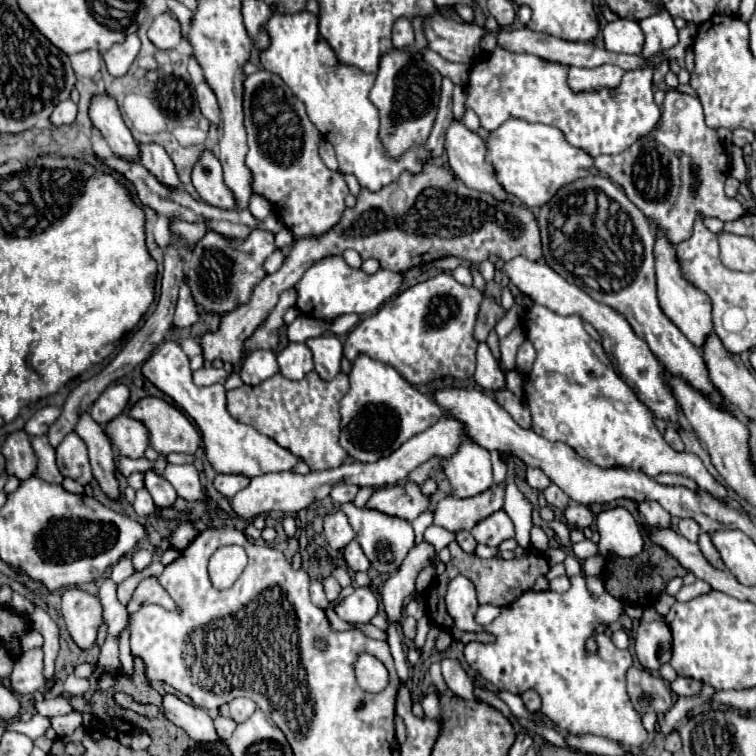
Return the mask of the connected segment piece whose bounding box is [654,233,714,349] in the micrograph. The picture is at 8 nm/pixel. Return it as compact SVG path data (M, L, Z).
M656 235L656 247L654 247L654 255L656 255L656 281L658 281L658 301L660 307L664 311L664 315L686 335L686 339L690 343L694 343L698 349L704 347L708 335L714 331L712 327L712 307L710 307L710 299L708 295L704 295L700 289L692 287L680 271L680 263L676 259L676 251L674 247L664 239L664 235Z

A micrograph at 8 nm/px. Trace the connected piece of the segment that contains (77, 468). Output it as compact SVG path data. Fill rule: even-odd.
M76 433L66 435L64 441L56 447L56 463L64 477L70 477L82 485L88 485L92 481L88 449Z

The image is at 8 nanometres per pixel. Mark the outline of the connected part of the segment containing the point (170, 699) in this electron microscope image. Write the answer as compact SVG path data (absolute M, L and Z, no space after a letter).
M164 693L162 711L170 723L174 723L176 727L182 727L196 741L216 741L218 739L214 723L204 709L188 705L176 695Z

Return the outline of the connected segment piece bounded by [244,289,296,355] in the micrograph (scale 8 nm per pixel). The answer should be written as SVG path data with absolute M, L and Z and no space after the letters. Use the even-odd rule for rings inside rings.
M286 289L280 295L276 307L264 319L264 323L258 325L256 331L244 341L246 355L256 351L256 349L270 349L270 351L278 349L278 345L280 345L280 331L284 327L284 315L294 305L296 305L296 289Z

